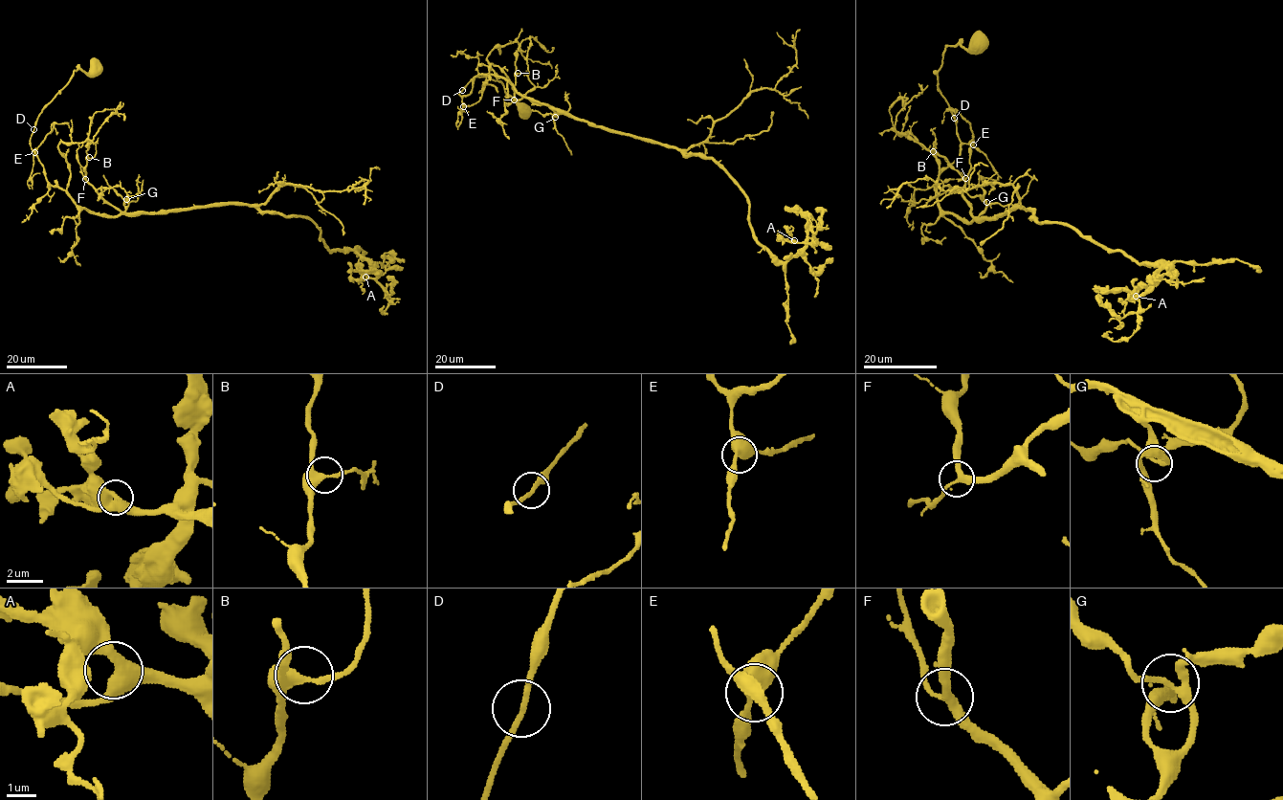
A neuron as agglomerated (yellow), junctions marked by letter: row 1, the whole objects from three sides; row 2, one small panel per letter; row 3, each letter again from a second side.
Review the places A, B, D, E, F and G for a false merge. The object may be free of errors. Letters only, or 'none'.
none

